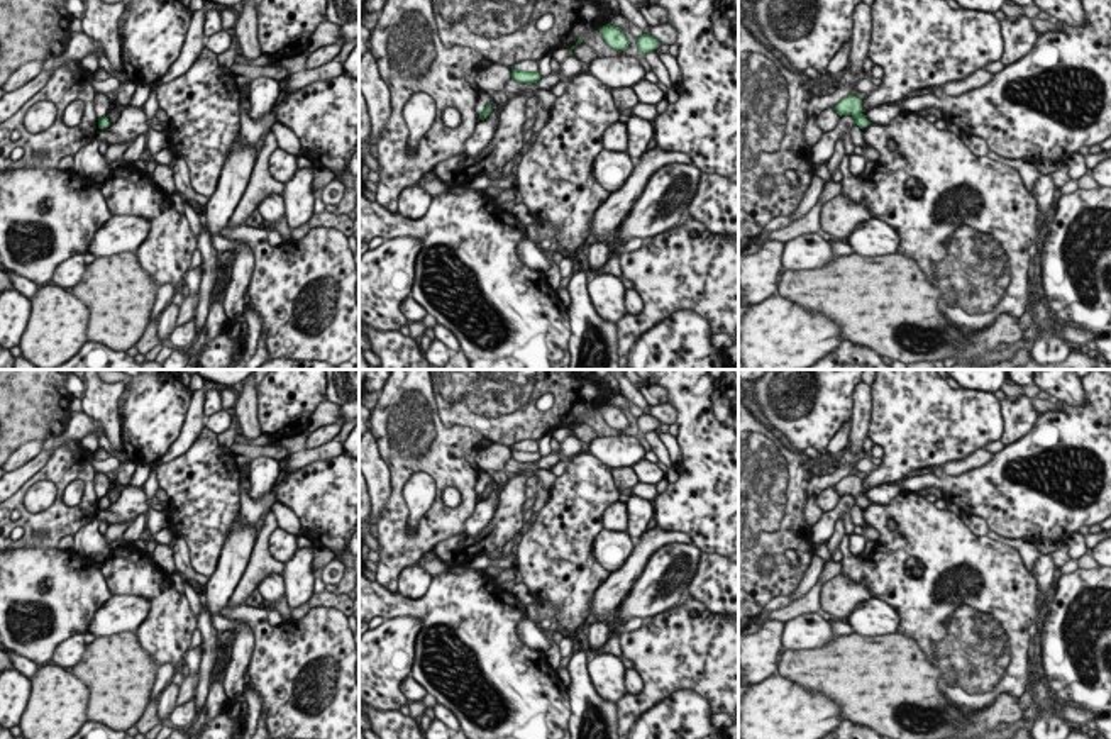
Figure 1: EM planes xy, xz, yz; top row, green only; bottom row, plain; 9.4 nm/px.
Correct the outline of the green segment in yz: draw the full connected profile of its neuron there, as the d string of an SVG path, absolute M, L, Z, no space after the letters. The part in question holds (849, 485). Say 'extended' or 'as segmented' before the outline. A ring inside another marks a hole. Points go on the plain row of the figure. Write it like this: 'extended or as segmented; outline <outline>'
as segmented; outline M847 475L843 476L837 485L835 485L837 493L842 495L852 495L854 502L864 508L867 507L871 502L865 498L865 495L862 493L862 480L855 475Z

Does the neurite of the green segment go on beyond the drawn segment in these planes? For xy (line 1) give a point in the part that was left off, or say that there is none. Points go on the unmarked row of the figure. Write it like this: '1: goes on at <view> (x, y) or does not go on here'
1: does not go on here

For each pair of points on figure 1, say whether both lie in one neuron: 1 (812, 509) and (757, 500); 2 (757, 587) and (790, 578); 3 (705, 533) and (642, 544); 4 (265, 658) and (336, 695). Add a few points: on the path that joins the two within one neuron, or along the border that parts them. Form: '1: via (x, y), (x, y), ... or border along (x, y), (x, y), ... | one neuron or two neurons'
1: border along (808, 495), (803, 505), (803, 519), (810, 526) | two neurons
2: via (766, 585), (781, 580) | one neuron
3: border along (657, 524), (668, 529), (679, 529), (691, 541) | two neurons
4: via (281, 658), (300, 673), (319, 682) | one neuron

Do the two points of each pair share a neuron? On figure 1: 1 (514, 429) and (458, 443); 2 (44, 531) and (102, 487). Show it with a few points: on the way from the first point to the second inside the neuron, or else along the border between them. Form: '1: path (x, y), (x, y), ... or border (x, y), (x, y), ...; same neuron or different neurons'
1: border (442, 426), (471, 426), (483, 436); different neurons
2: border (95, 472), (93, 492), (99, 497); different neurons

